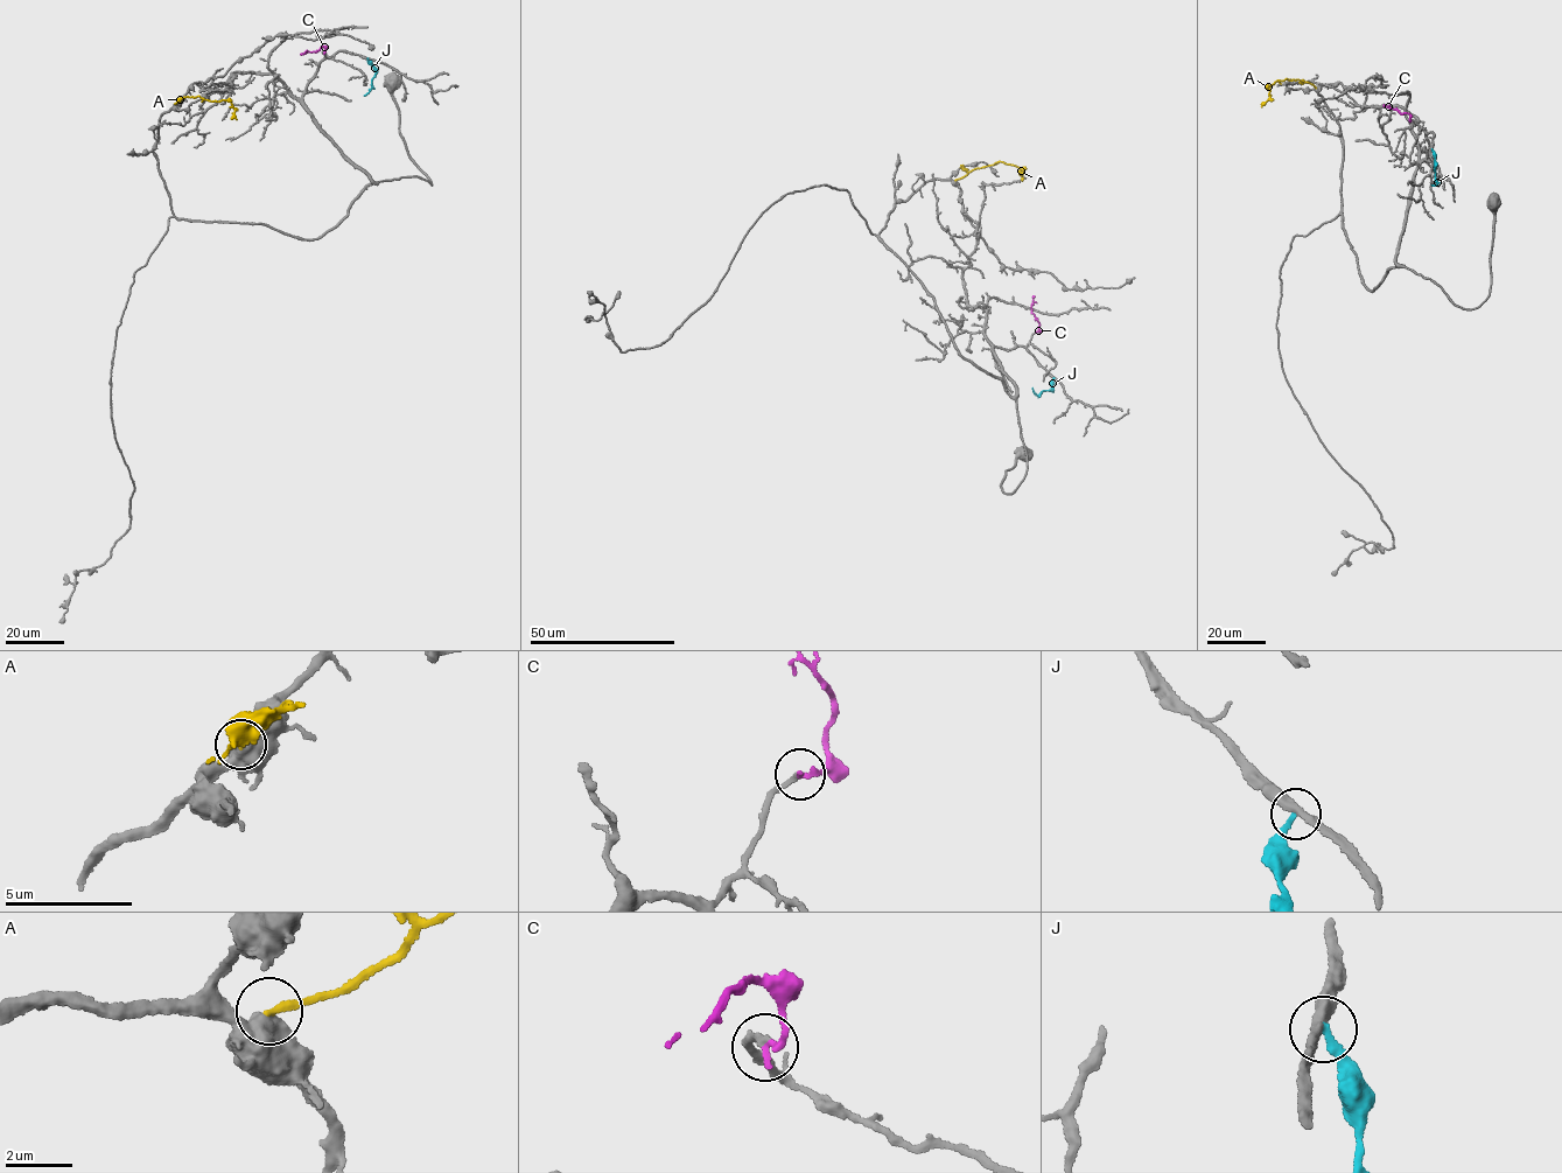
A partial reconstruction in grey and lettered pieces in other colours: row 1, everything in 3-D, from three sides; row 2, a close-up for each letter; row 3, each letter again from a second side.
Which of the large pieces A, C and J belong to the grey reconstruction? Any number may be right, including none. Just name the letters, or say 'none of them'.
C

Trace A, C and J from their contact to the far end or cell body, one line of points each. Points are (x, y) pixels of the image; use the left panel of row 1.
A: (179, 102), (200, 96), (204, 99), (231, 102), (235, 112), (231, 118)
C: (323, 53), (322, 46), (301, 54)
J: (368, 58), (376, 75), (364, 96)

